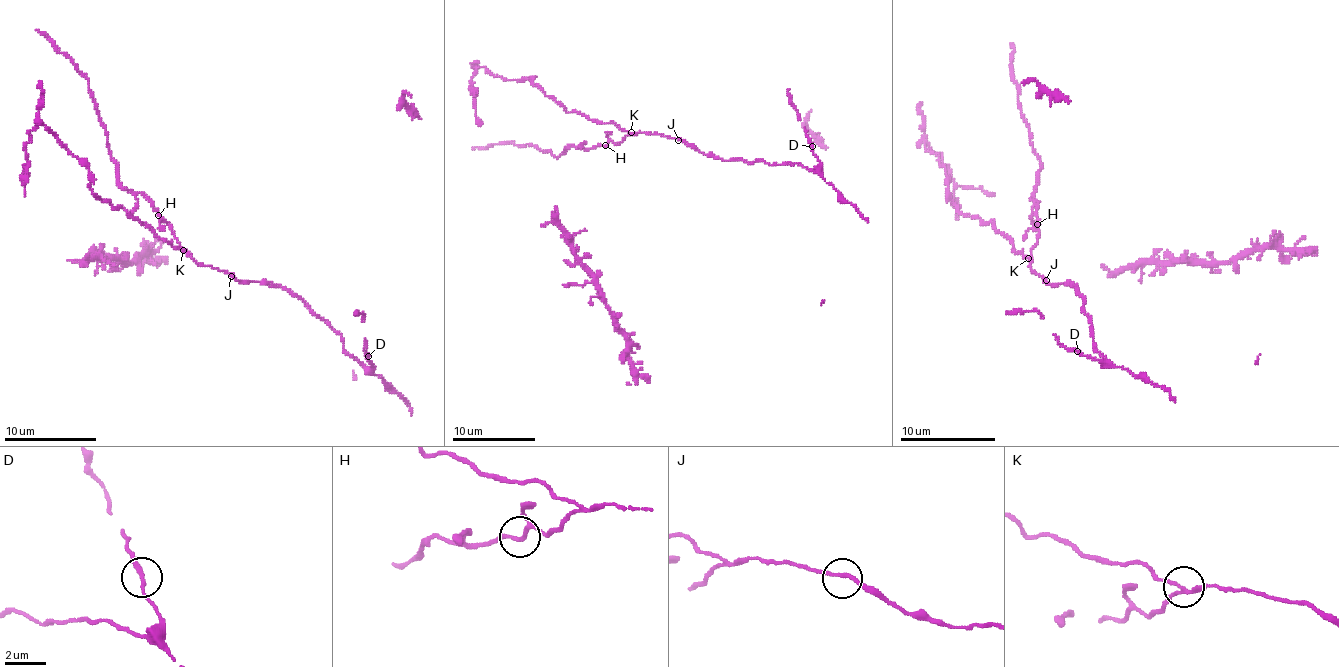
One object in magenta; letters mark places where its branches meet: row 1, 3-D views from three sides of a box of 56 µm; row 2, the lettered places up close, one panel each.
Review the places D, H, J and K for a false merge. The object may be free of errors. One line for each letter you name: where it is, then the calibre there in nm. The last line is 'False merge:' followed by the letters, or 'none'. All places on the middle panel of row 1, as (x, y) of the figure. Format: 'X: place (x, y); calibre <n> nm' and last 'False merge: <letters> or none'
K: place (631, 132); calibre 170 nm
False merge: K

